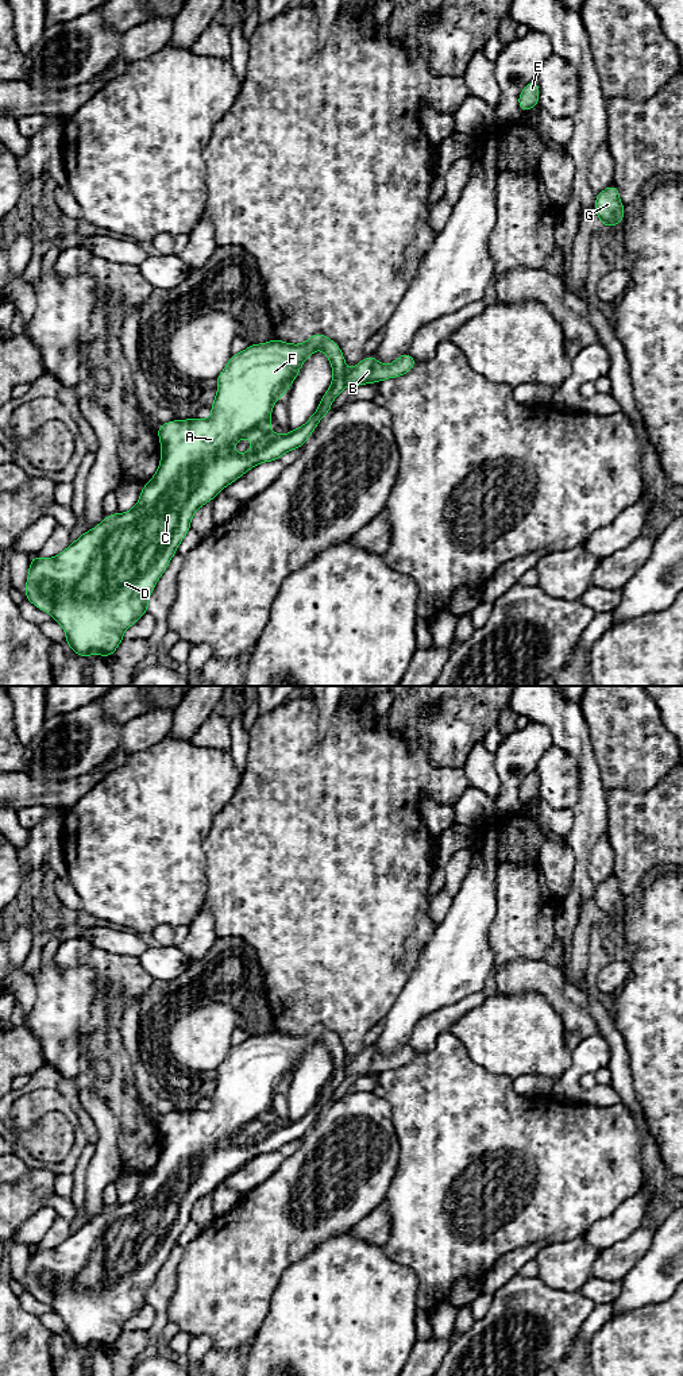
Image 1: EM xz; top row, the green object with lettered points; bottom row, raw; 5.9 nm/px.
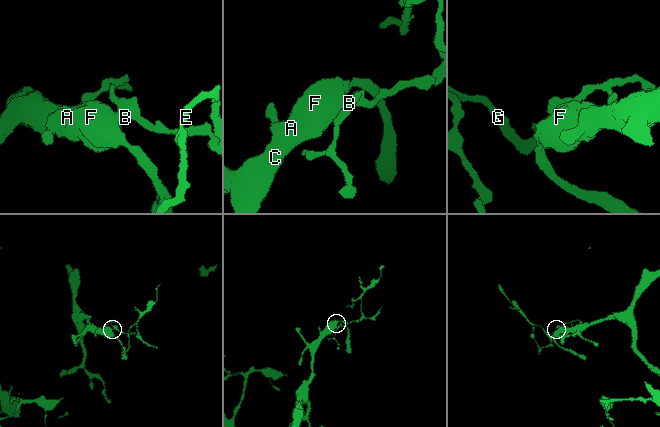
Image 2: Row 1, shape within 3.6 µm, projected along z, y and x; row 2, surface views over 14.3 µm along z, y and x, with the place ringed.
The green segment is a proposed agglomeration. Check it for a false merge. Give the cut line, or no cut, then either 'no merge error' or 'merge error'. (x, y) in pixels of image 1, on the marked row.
xz (348, 370), (346, 384) | merge error

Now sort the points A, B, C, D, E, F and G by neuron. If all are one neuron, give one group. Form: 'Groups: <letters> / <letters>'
Groups: A C D F / B E G

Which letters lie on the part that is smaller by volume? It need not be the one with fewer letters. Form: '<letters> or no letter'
B, E, G

